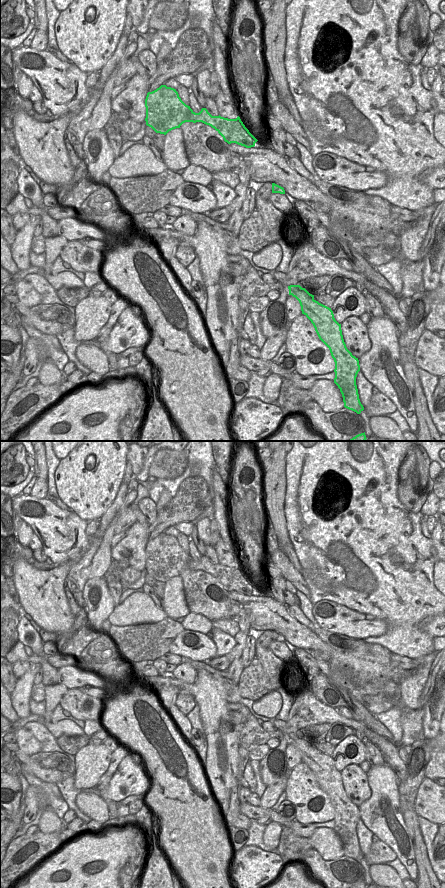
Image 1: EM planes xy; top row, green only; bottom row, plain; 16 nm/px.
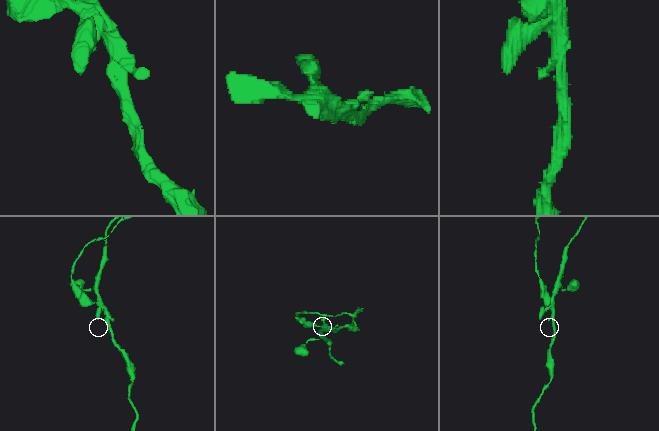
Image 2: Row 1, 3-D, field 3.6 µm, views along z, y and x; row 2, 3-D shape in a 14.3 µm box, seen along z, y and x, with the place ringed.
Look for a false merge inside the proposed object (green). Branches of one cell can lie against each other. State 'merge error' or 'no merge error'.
merge error

